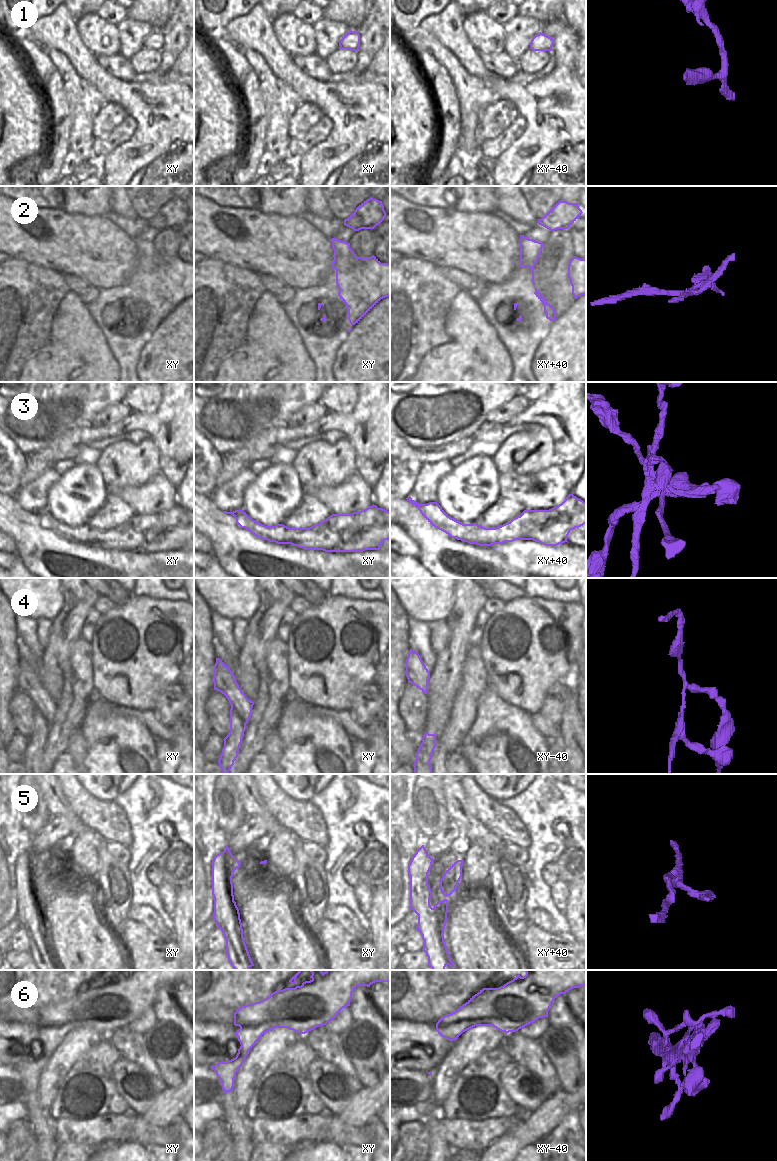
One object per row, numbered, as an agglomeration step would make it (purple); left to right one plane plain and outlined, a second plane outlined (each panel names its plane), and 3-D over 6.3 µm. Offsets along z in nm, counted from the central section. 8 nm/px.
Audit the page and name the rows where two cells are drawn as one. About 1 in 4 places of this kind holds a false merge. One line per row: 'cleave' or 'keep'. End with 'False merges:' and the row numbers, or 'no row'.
1: keep
2: keep
3: cleave
4: cleave
5: cleave
6: keep
False merges: 3, 4, 5

